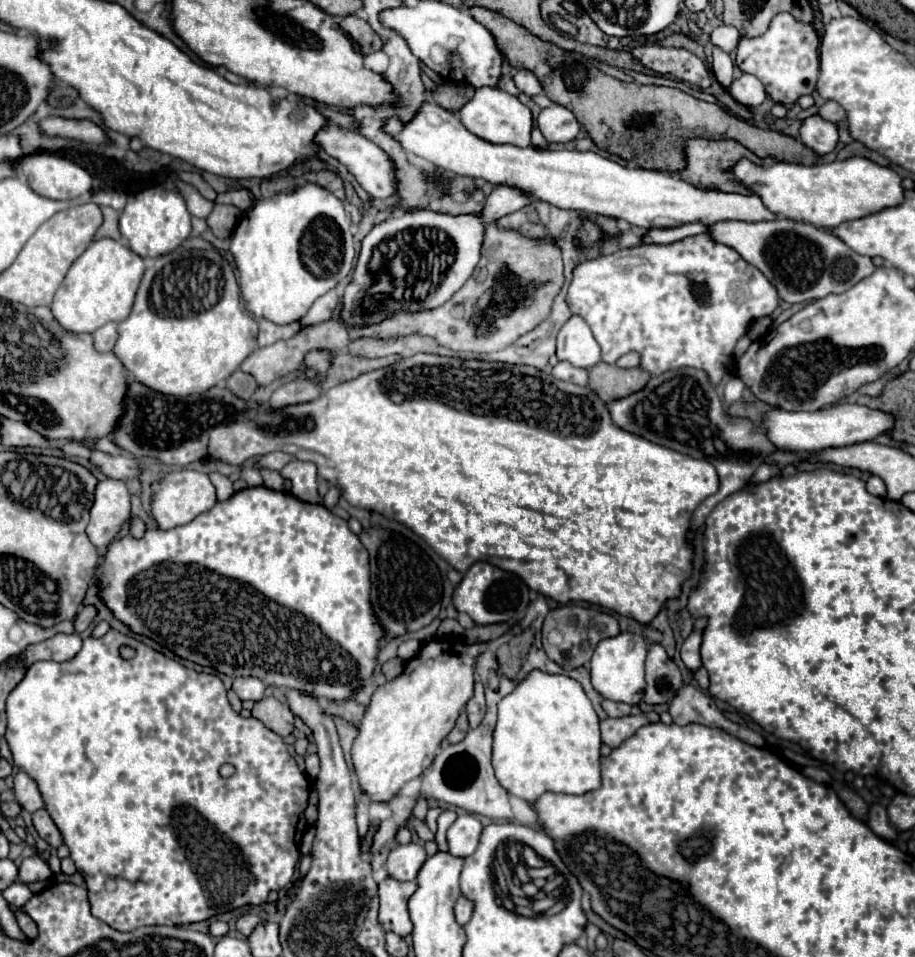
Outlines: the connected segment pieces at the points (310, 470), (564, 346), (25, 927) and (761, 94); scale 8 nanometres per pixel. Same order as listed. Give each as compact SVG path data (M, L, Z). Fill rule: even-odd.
M291 460L289 464L285 464L279 470L279 474L293 482L293 488L291 488L293 496L297 496L299 500L305 500L305 502L323 504L321 496L317 494L317 468L311 462Z
M571 316L557 334L557 358L577 368L591 368L601 360L599 344L581 316Z
M17 910L15 918L19 922L19 928L29 936L29 938L37 938L37 924L33 924L33 920L29 916L25 916L25 910Z
M743 74L741 78L737 78L731 84L729 92L743 106L759 106L767 98L767 94L763 90L763 84L751 74Z

